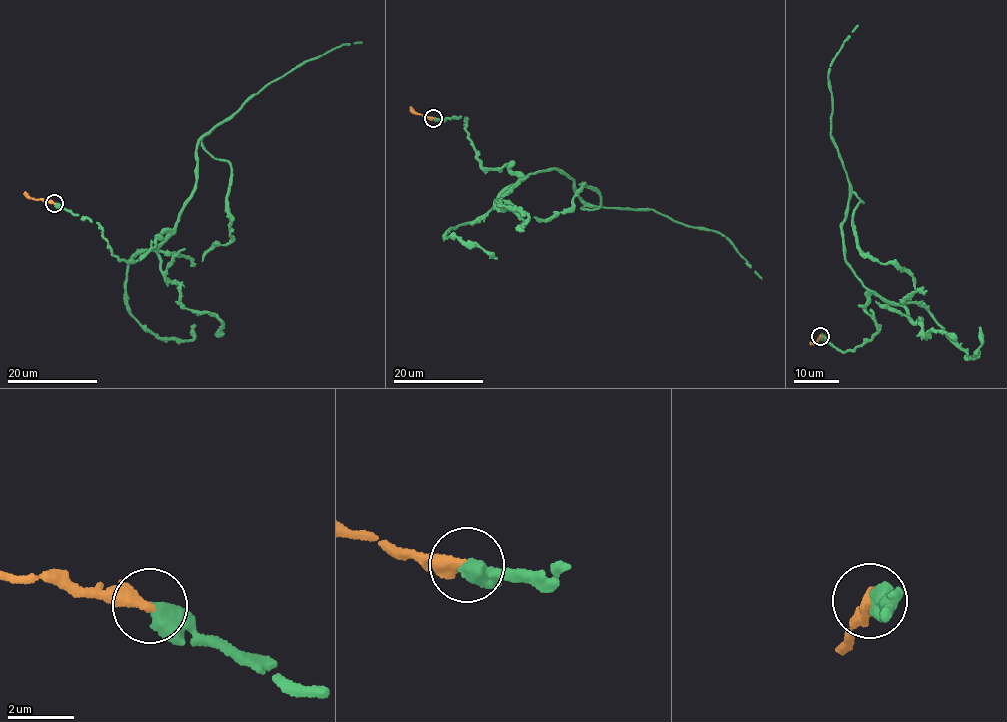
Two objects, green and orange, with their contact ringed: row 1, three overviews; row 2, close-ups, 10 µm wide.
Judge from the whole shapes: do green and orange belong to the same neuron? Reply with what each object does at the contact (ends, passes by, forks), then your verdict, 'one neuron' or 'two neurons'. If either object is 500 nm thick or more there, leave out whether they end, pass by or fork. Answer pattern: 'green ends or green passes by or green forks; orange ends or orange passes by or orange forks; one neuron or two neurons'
one neuron

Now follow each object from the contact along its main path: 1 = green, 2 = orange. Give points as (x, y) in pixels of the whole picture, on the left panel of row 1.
1: (54, 203), (97, 224), (119, 260), (143, 258), (173, 228), (191, 194), (202, 137), (269, 83), (362, 42)
2: (54, 203), (30, 198), (24, 192)

